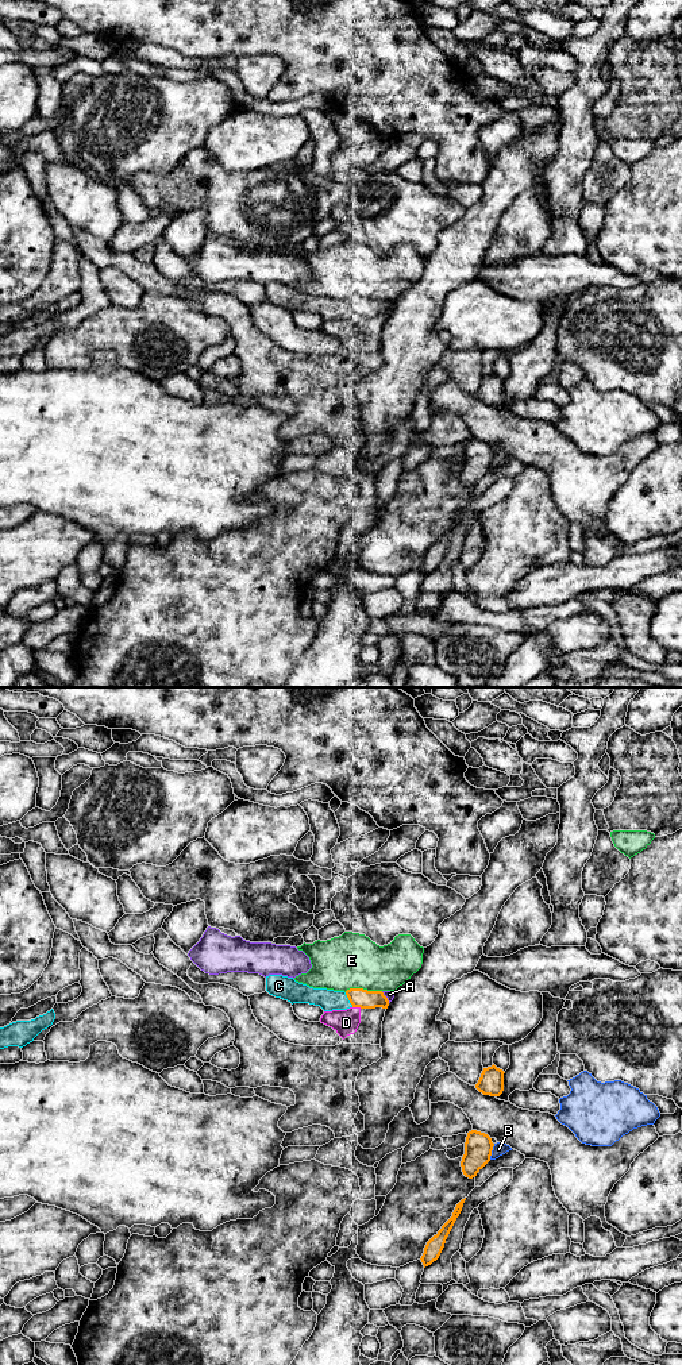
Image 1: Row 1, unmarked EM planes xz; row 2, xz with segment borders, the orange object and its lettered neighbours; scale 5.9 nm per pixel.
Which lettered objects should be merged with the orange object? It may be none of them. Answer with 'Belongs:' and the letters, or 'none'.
Belongs: C

